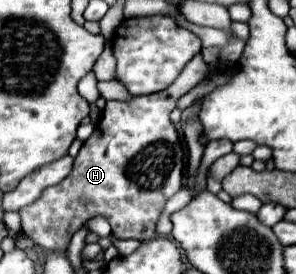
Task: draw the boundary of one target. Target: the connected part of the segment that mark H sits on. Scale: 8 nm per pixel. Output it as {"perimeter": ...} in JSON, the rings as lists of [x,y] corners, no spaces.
{"perimeter":[[[197,53],[183,73],[163,91],[151,93],[151,95],[139,95],[131,97],[129,101],[107,101],[101,121],[99,121],[99,131],[95,129],[93,135],[83,143],[79,155],[75,157],[75,165],[71,173],[53,187],[47,187],[41,197],[23,207],[19,211],[23,219],[23,233],[37,243],[43,249],[63,249],[69,245],[69,239],[73,235],[73,223],[83,225],[89,219],[103,215],[113,229],[113,235],[117,239],[139,239],[139,241],[149,241],[155,237],[155,223],[167,203],[169,197],[173,197],[181,189],[181,173],[183,173],[183,145],[179,139],[179,133],[175,125],[169,119],[169,113],[177,107],[177,99],[191,91],[197,83],[201,83],[207,77],[209,69],[203,57]]]}

